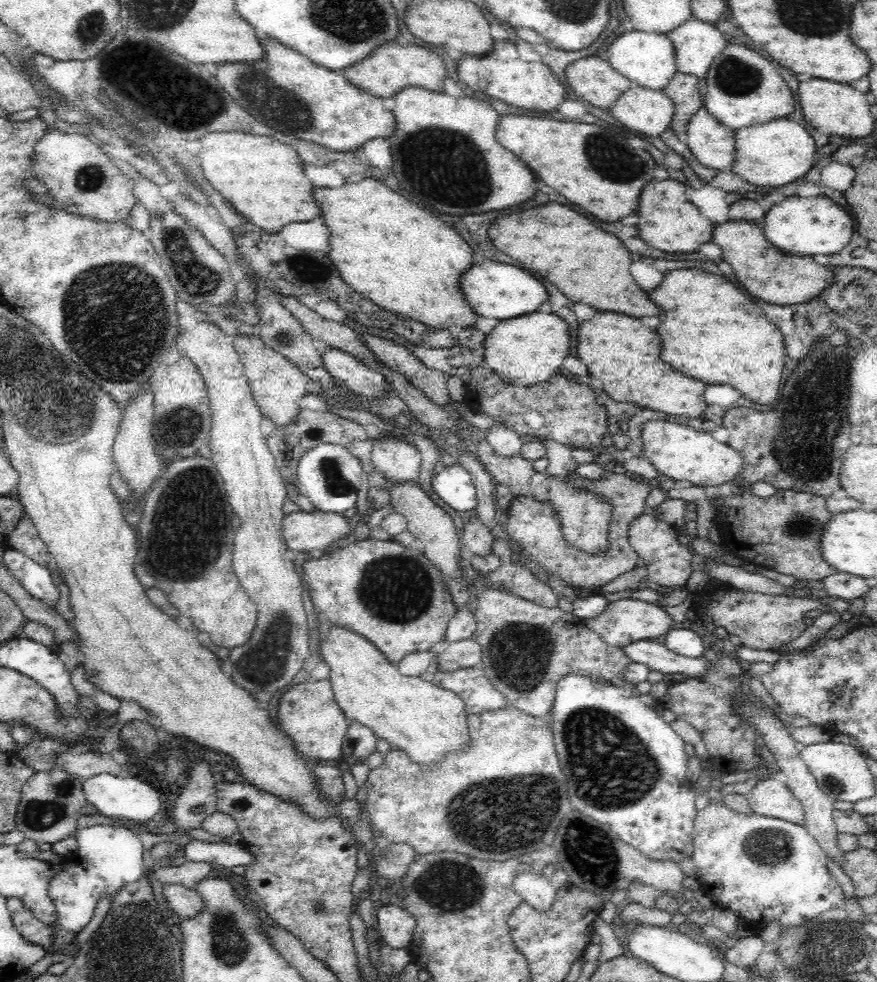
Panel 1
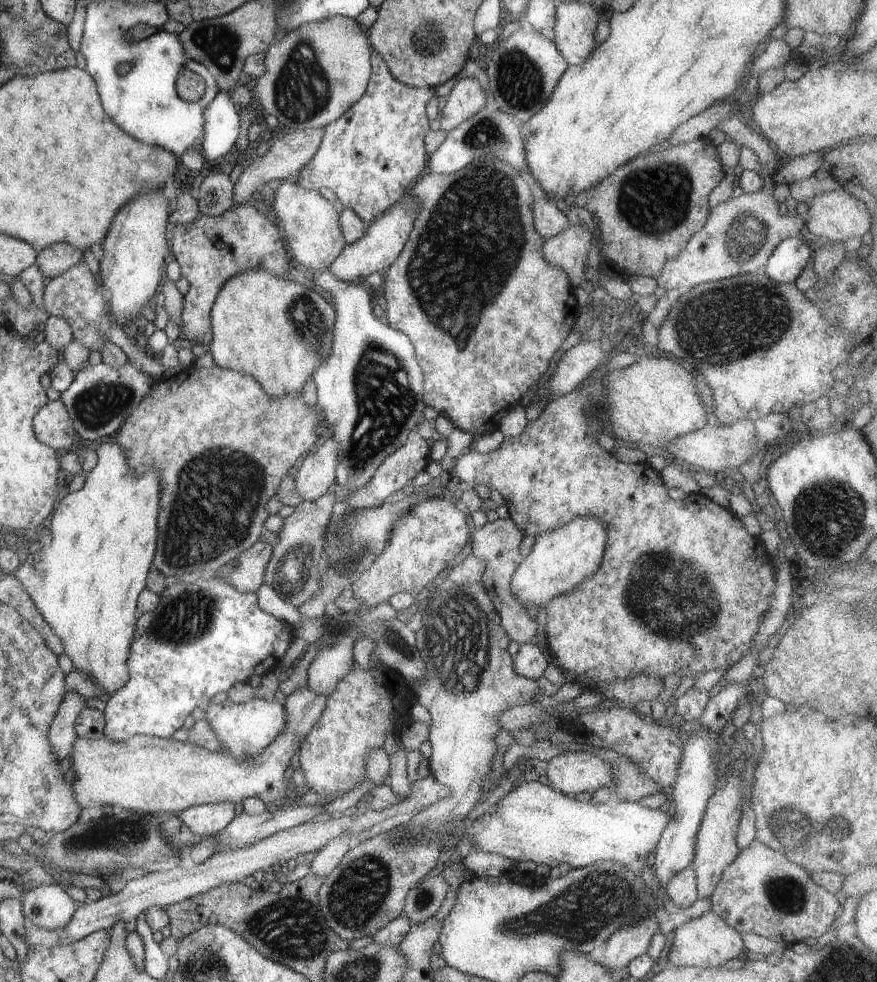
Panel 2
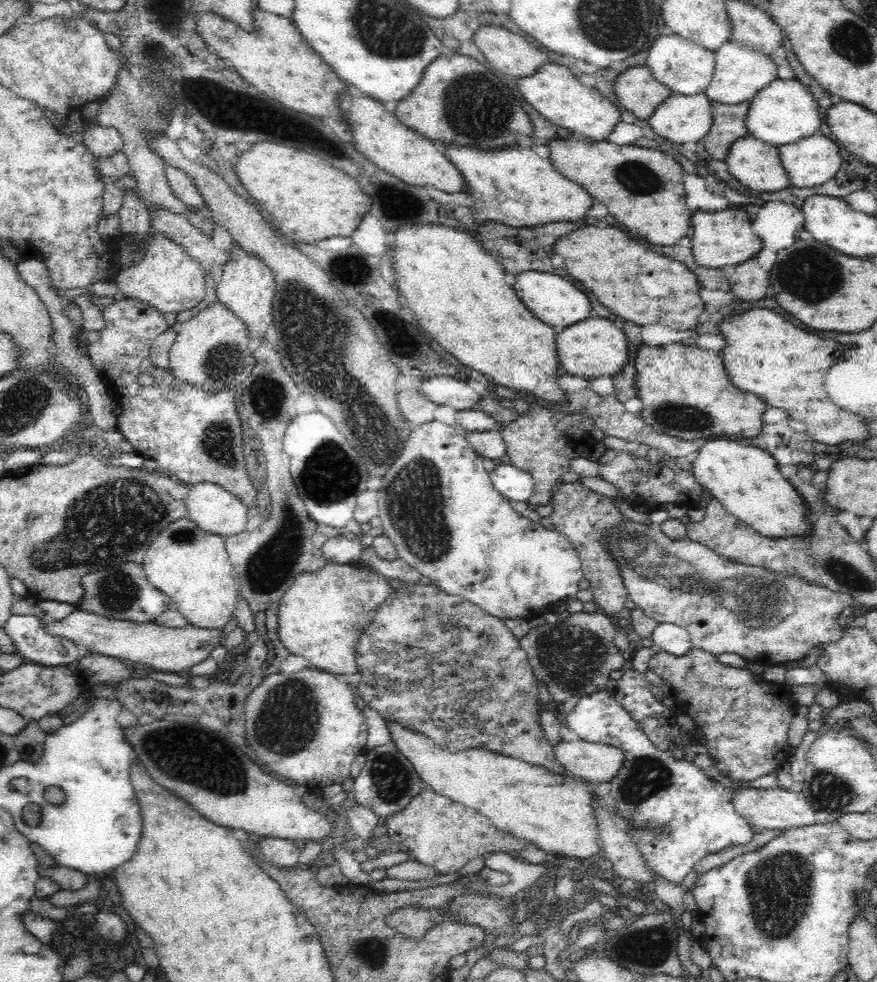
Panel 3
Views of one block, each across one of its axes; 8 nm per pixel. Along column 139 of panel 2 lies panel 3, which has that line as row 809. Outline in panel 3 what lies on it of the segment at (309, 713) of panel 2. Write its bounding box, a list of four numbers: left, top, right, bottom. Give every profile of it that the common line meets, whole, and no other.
[733,787,816,830]

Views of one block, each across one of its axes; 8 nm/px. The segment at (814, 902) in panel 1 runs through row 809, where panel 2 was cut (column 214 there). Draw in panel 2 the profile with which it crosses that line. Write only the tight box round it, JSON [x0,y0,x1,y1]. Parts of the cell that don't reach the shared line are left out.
[204,698,288,758]

